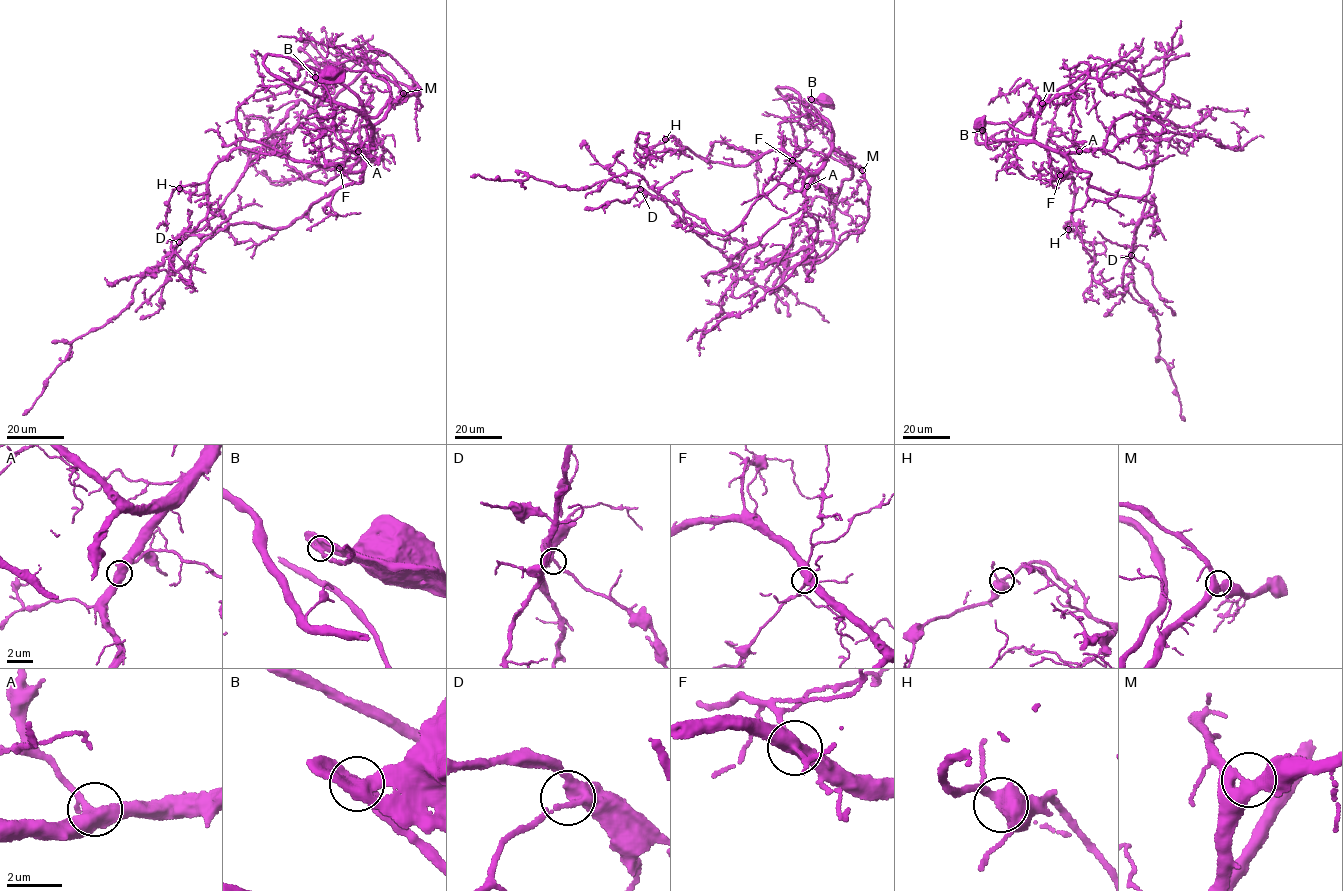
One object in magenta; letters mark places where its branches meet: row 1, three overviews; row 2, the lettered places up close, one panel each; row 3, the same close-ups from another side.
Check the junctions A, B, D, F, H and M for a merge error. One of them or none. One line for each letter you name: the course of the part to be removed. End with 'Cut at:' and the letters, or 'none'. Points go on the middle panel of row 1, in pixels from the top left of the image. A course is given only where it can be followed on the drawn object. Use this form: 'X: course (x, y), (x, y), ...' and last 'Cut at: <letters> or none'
Cut at: none

